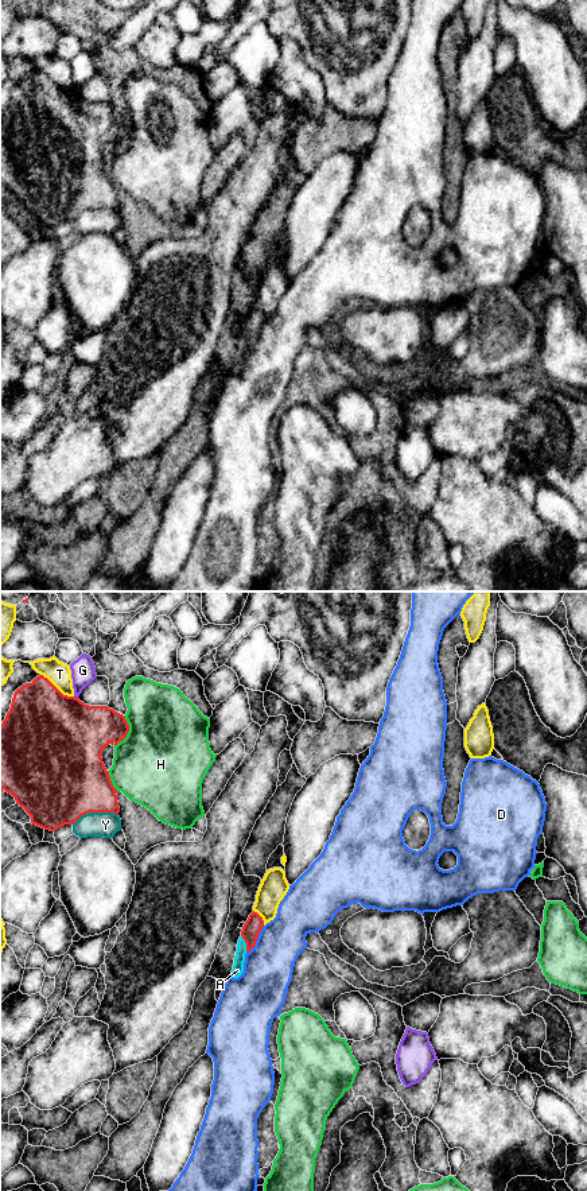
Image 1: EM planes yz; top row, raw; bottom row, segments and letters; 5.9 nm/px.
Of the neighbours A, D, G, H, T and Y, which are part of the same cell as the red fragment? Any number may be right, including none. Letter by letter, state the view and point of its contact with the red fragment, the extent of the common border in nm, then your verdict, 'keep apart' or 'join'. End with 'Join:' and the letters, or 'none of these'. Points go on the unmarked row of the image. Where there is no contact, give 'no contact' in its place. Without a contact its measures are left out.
A: contact yz (245, 338); length 110 nm; join
D: contact yz (256, 336); length 200 nm; keep apart
G: contact yz (74, 93); length 30 nm; keep apart
H: contact yz (128, 127); length 200 nm; keep apart
T: contact yz (55, 84); length 240 nm; keep apart
Y: contact yz (94, 208); length 280 nm; keep apart
Join: A

